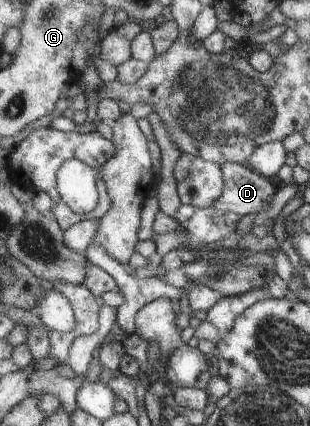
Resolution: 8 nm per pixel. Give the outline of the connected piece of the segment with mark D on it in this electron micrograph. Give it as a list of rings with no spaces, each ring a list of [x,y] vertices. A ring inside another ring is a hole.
[[[225,162],[220,164],[219,167],[224,173],[224,192],[210,208],[222,211],[224,214],[234,212],[240,217],[260,214],[268,209],[271,200],[277,193],[277,189],[266,177],[259,175],[247,165],[238,164],[237,162]]]

